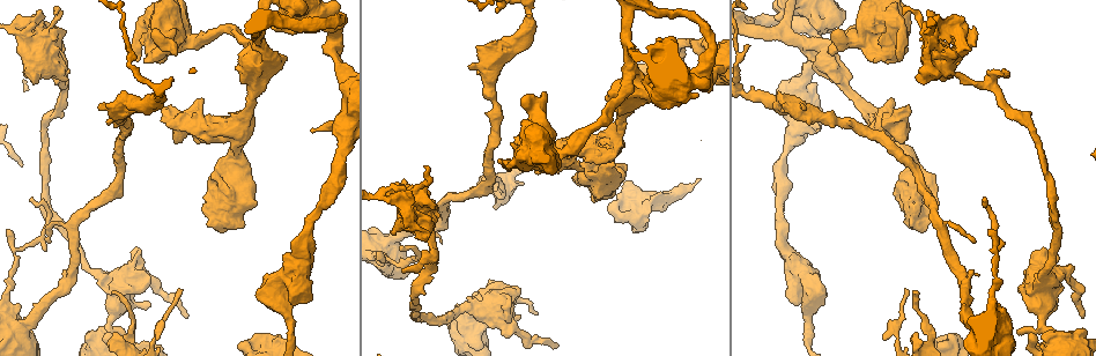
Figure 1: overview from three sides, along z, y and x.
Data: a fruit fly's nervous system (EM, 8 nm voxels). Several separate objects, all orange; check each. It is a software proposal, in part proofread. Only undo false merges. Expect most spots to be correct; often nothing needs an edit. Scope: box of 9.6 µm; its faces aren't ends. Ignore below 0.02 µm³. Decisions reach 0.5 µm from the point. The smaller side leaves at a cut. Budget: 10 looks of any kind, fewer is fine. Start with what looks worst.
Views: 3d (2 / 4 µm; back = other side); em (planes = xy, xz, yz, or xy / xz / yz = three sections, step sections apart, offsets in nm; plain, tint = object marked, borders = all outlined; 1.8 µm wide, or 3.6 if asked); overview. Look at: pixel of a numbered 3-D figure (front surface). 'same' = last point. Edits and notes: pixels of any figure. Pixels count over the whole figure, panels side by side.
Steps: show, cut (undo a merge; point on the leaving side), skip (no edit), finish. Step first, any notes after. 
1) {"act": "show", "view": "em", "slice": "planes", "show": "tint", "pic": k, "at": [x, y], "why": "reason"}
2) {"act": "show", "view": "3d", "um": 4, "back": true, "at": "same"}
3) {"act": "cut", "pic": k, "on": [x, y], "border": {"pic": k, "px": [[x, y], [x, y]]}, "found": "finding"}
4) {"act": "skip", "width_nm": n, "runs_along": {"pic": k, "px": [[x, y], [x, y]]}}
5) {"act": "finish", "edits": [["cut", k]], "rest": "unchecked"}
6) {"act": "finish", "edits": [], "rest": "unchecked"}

{"act": "show", "view": "em", "um": 3.6, "slice": "planes", "show": "plain", "pic": 1, "at": [896, 30], "why": "abrupt turn"}

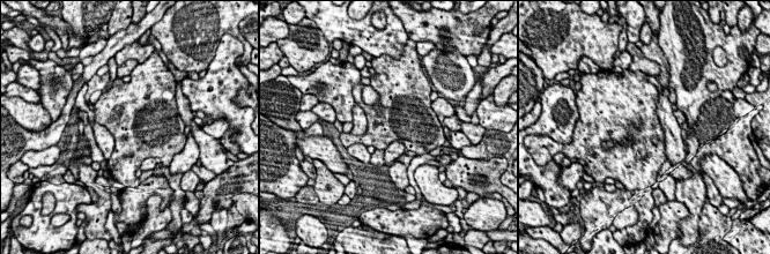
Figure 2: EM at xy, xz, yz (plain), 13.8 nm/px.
{"act": "show", "view": "em", "um": 3.6, "slice": "planes", "show": "borders", "at": "same"}

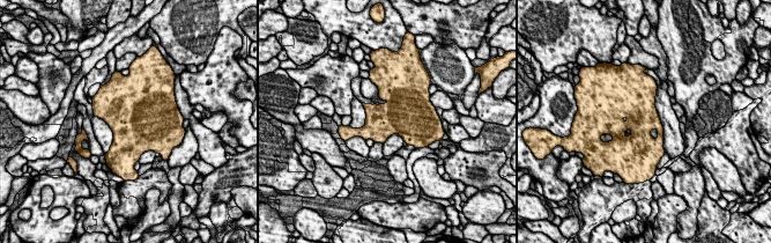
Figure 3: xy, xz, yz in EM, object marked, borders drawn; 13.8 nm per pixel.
{"act": "skip", "found": "one neuron here"}

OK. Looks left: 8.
{"act": "show", "view": "3d", "um": 4, "pic": 1, "at": [623, 91], "why": "thick turns thin"}

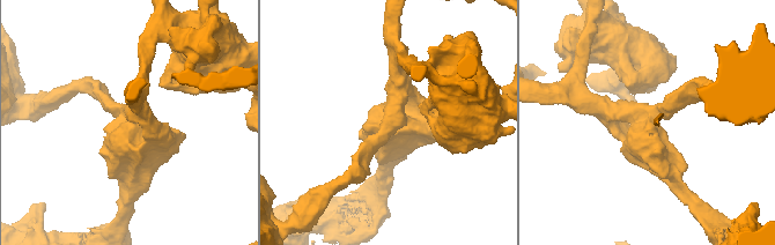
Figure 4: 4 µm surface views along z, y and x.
{"act": "show", "view": "em", "um": 3.6, "slice": "planes", "show": "tint", "pic": 4, "at": [133, 119], "arms": 4}

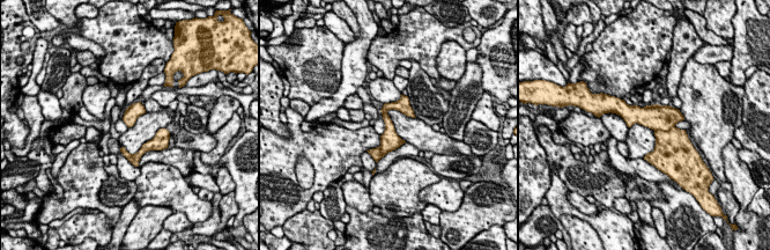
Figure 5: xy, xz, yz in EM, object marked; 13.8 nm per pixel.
{"act": "skip", "found": "one neuron here"}

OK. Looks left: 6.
{"act": "show", "view": "em", "slice": "planes", "show": "tint", "pic": 1, "at": [160, 94], "why": "abrupt turn"}

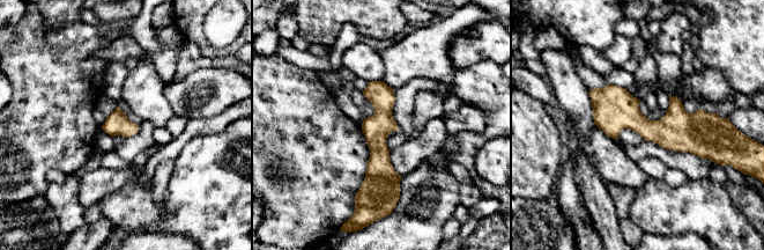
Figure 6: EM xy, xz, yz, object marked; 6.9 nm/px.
{"act": "skip", "found": "continuous, no second neuron"}

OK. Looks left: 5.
{"act": "show", "view": "em", "um": 3.6, "slice": "planes", "show": "tint", "pic": 1, "at": [112, 324], "why": "narrows sharply"}

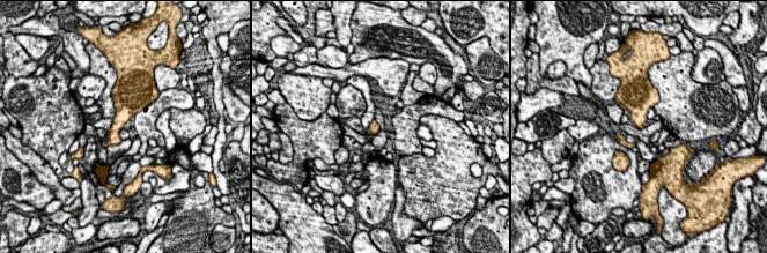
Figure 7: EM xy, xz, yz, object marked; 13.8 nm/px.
{"act": "skip", "width_nm": 160, "found": "continuous, no second neuron"}

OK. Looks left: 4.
{"act": "finish", "edits": [], "rest": "unchecked"}

